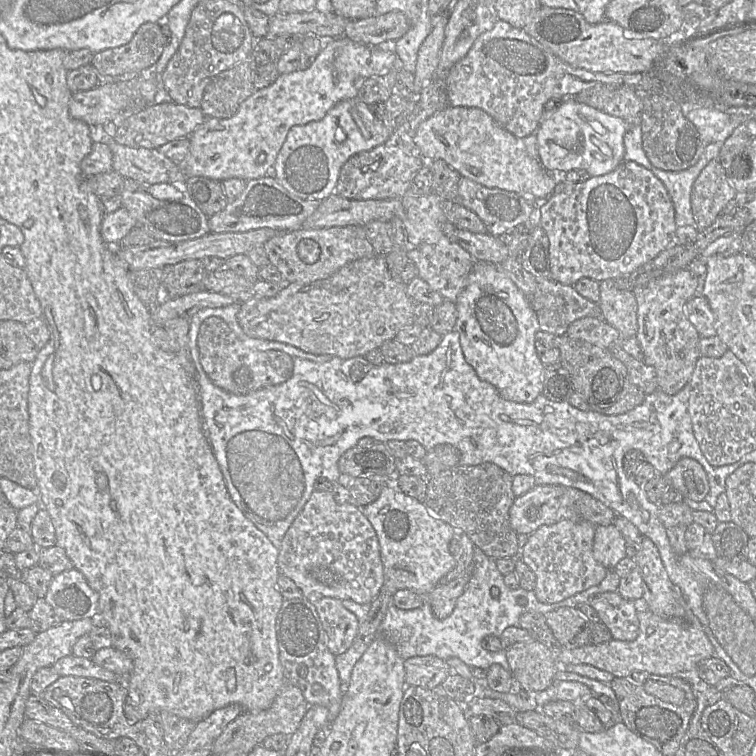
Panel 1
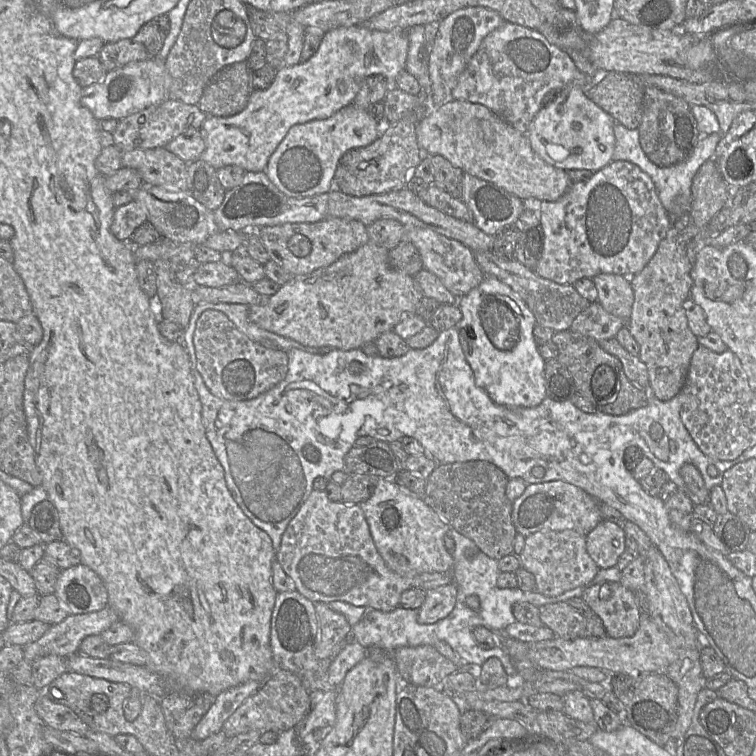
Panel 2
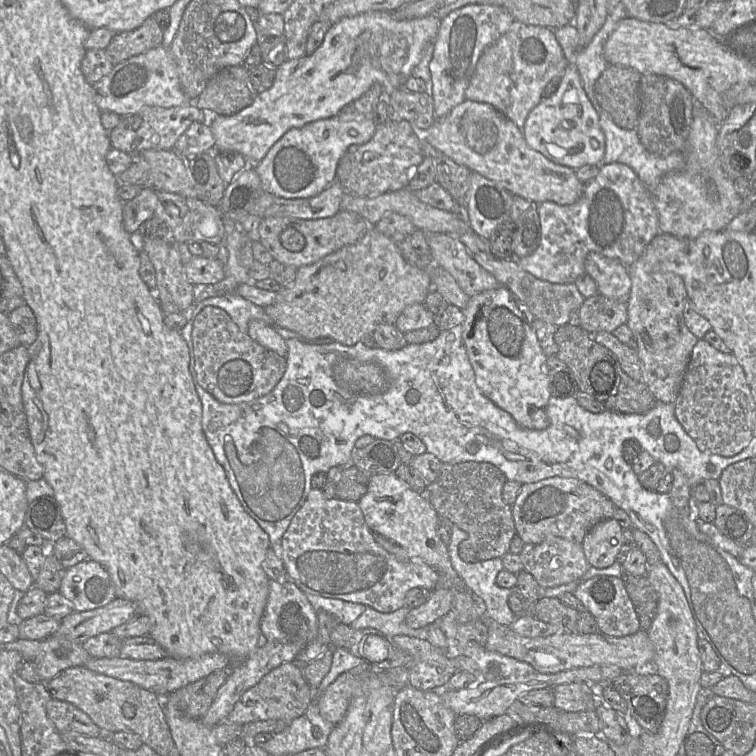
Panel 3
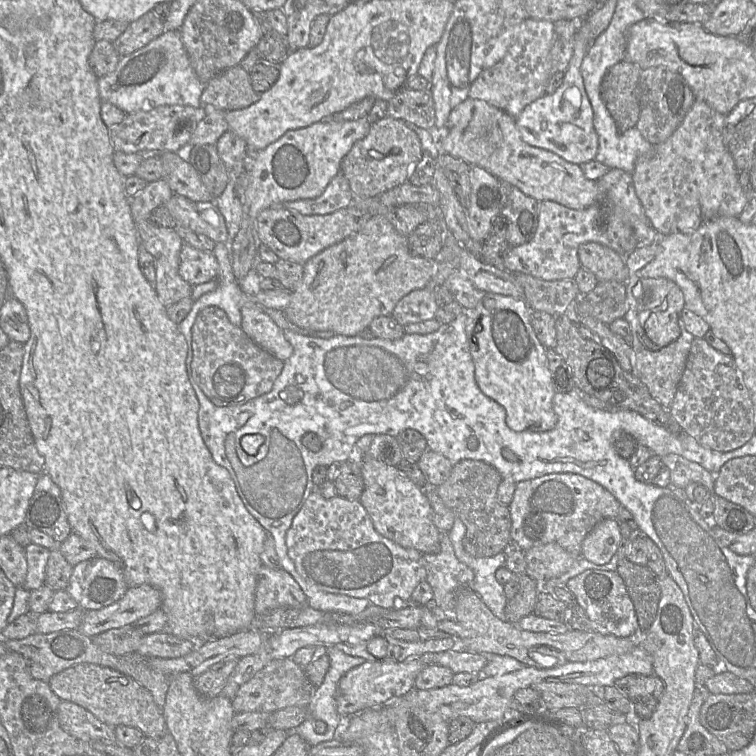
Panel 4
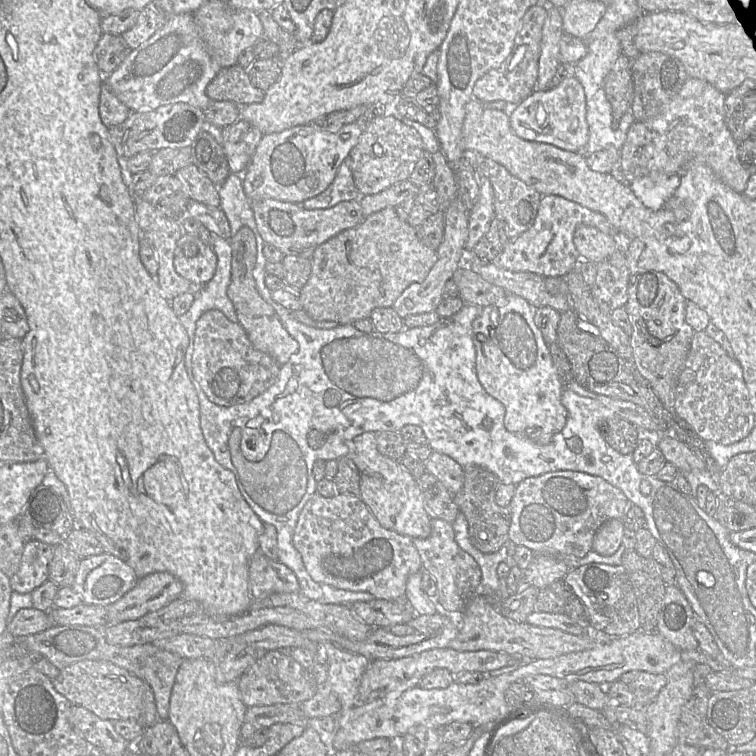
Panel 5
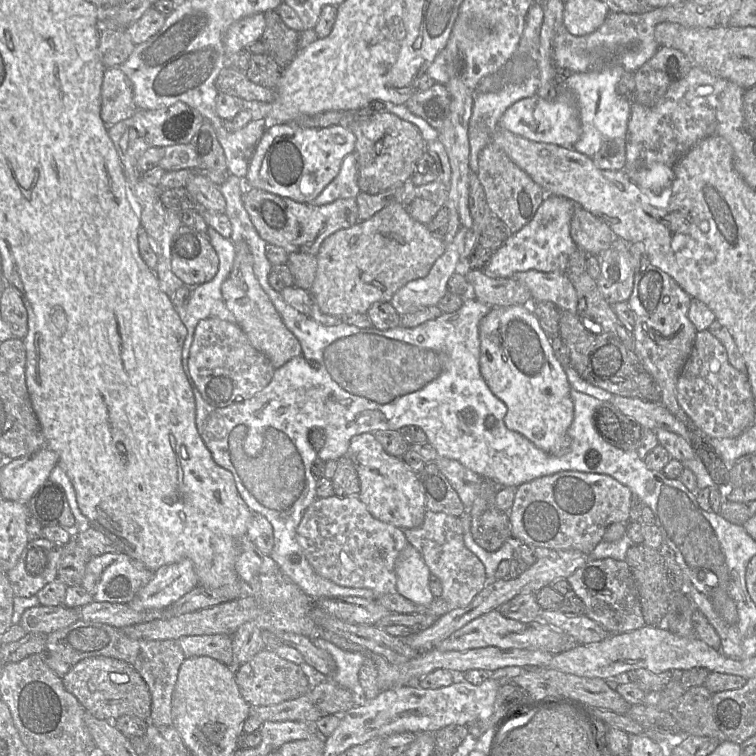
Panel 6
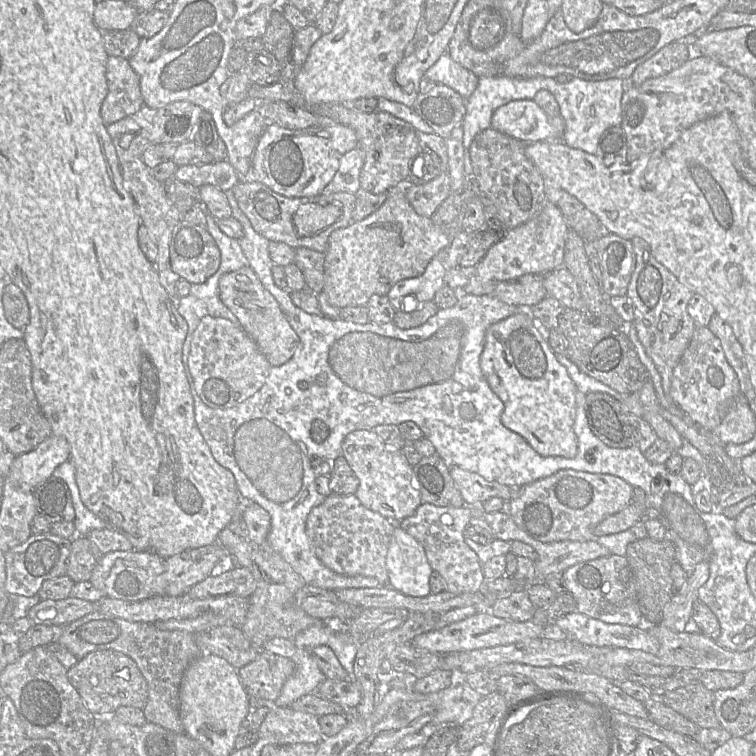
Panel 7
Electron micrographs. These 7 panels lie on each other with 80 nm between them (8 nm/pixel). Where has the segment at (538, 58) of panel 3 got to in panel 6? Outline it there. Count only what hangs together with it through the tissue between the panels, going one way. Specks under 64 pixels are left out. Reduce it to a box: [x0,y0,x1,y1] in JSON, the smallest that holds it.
[477,1,544,92]

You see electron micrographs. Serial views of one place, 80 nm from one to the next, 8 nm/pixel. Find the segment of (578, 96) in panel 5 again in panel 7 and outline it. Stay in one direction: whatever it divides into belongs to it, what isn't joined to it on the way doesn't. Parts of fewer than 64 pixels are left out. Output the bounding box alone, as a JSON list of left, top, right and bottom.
[491,99,563,142]

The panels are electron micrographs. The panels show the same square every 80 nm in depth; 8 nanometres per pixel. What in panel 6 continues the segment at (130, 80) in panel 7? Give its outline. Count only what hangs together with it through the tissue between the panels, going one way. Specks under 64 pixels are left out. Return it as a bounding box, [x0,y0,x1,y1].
[101,66,137,124]

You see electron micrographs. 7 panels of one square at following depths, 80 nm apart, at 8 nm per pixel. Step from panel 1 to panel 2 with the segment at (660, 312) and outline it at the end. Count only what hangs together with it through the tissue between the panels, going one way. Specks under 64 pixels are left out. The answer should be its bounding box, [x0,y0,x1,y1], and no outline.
[626,213,703,401]

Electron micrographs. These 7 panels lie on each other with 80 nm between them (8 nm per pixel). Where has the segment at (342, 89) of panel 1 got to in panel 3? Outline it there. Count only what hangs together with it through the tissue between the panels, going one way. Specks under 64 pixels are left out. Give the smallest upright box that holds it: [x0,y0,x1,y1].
[212,12,442,165]

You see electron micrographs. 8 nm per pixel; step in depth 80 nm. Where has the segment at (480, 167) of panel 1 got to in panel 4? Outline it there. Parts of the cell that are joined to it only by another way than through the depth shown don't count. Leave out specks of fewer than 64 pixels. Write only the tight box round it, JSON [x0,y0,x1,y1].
[439,97,598,210]

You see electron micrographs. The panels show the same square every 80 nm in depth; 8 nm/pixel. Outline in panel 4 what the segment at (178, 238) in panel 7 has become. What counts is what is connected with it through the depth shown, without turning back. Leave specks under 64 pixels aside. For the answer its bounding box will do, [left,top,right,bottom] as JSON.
[179,244,219,287]

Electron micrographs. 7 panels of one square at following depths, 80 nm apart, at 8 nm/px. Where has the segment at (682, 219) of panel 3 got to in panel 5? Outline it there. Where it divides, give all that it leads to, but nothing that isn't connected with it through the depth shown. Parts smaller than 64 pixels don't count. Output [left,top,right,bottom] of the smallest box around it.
[616,77,751,211]

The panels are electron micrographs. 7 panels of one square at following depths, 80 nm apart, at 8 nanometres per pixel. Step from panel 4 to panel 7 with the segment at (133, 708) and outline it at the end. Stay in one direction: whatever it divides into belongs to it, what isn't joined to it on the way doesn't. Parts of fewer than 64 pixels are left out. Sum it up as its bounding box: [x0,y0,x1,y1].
[67,650,148,718]

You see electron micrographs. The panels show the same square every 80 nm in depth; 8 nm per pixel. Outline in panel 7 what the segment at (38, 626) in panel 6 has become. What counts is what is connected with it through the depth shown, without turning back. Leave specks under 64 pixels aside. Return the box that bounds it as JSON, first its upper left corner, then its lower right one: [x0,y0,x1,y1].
[27,597,96,626]

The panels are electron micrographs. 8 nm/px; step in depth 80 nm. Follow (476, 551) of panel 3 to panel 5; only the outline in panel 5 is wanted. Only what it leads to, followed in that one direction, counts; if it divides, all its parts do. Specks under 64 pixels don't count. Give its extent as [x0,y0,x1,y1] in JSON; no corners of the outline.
[453,466,509,554]

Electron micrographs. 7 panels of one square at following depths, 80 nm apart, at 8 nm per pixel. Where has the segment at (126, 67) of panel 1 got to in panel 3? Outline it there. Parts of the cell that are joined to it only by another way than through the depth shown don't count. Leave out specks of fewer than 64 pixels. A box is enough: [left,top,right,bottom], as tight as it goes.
[105,16,164,64]

